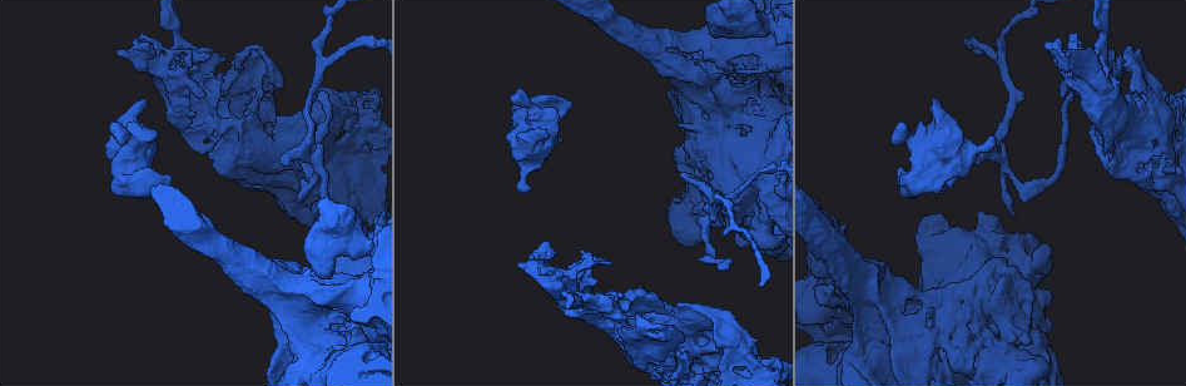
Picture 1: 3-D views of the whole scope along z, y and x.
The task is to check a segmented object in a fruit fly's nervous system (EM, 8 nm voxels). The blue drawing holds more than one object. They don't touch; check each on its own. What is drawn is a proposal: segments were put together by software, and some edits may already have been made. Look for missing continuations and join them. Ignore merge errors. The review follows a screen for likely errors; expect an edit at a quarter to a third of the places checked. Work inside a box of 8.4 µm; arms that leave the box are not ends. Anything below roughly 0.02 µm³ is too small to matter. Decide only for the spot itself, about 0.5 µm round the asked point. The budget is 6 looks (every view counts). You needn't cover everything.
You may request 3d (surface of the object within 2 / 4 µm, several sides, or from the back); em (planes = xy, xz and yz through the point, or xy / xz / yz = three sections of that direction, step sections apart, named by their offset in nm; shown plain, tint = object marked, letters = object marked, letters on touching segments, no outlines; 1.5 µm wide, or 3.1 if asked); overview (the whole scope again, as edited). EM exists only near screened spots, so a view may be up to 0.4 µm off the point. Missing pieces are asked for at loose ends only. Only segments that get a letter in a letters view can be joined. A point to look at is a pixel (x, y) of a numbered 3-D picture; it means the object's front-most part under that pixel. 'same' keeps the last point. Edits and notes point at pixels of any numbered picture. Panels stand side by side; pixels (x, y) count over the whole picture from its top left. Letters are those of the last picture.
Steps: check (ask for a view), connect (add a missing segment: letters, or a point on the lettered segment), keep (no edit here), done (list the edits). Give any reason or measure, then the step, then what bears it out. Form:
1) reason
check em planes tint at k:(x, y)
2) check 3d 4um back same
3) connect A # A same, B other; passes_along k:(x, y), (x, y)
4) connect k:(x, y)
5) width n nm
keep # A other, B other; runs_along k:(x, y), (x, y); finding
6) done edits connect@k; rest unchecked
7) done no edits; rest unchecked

end of a long branch
check em xy step 8 tint at 1:(719, 270)

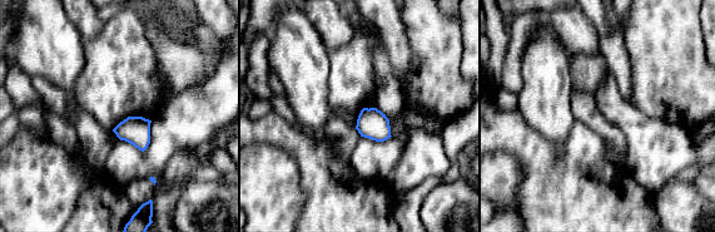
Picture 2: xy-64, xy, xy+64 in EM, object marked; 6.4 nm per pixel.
another direction
check em planes tint same

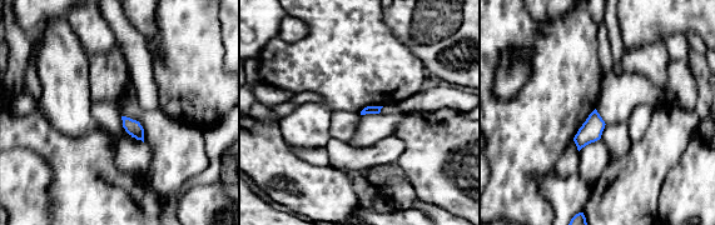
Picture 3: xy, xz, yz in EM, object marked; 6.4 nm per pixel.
check em planes letters same

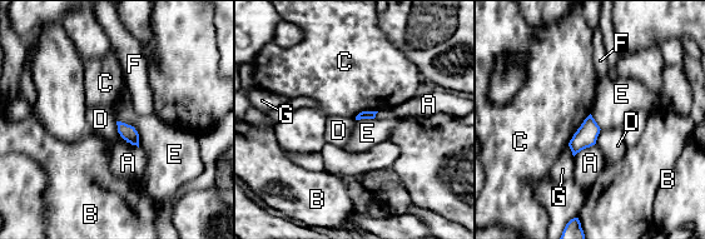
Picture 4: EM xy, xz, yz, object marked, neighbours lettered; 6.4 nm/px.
longest_contact C 240 nm
keep # A other, B other, C other, D other, E other, F other, G other; border 4:(115, 122), (118, 133), (138, 147); none of them fits

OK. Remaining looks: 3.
check 3d 4um at 1:(562, 140)

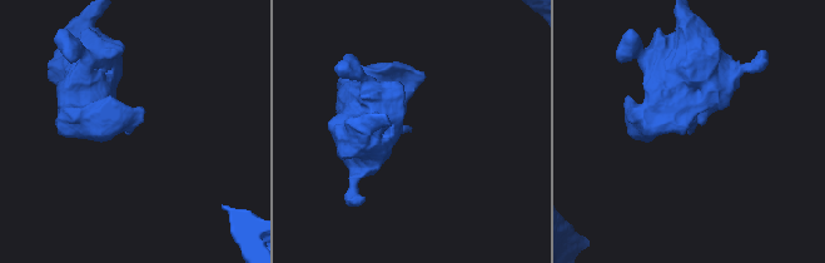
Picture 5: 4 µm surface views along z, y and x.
check em planes tint at 5:(408, 126)

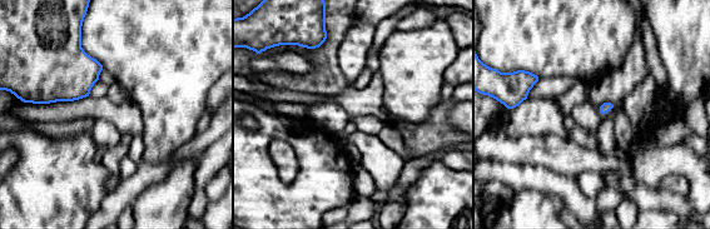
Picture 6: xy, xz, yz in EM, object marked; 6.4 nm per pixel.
check em planes letters same

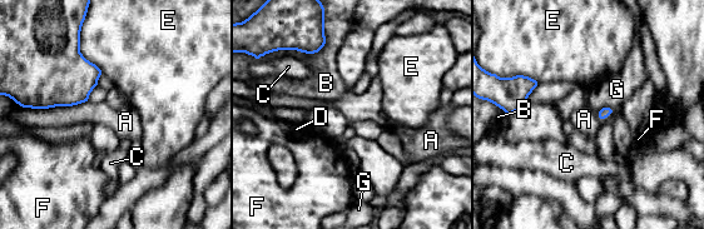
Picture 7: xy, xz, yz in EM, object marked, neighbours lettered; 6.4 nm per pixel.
longest_contact A 380 nm
keep # A other, B other, C other, D other, E other, F other, G other; no lettered segment goes on from it

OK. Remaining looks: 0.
done no edits; rest unchecked

